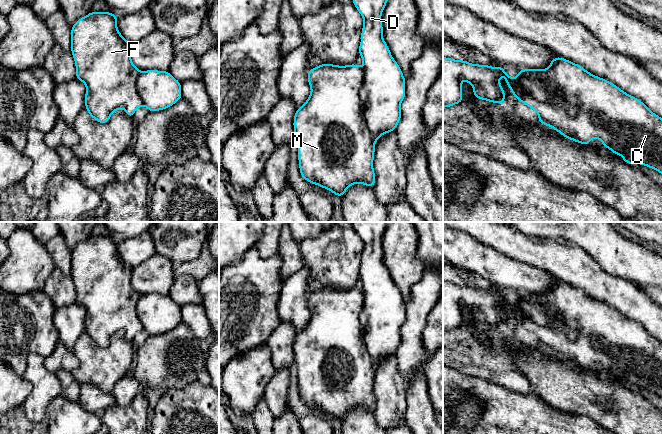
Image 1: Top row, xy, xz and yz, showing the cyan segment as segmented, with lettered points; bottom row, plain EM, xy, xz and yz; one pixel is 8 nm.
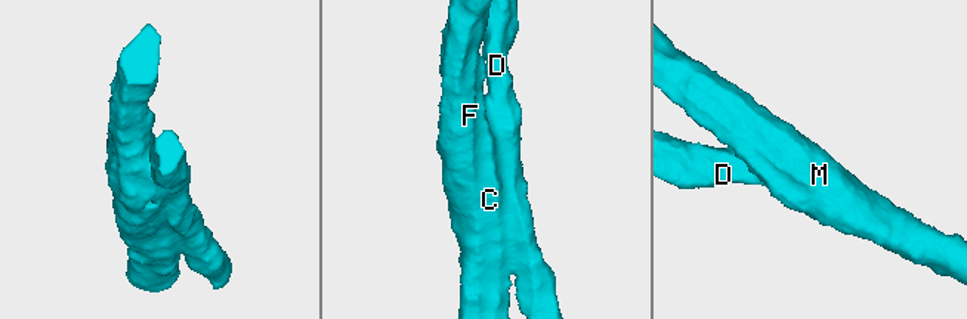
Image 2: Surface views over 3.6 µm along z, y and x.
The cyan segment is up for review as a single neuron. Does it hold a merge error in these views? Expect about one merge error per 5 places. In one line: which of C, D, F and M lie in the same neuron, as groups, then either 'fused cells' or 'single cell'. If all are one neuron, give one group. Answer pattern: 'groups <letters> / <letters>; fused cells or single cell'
groups C D F M; single cell

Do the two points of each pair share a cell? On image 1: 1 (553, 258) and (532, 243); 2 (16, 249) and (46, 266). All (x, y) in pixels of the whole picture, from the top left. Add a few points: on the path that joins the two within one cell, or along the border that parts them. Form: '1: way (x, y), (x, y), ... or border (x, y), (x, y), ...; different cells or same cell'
1: way (548, 254), (542, 253), (537, 248); same cell
2: way (23, 254), (34, 265), (39, 265); same cell

